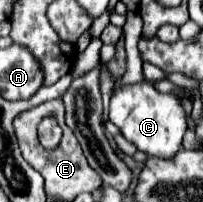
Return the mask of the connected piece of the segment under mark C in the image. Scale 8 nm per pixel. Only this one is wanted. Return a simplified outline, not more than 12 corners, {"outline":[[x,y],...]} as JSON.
{"outline":[[150,82],[110,100],[110,122],[140,152],[174,158],[186,116]]}

